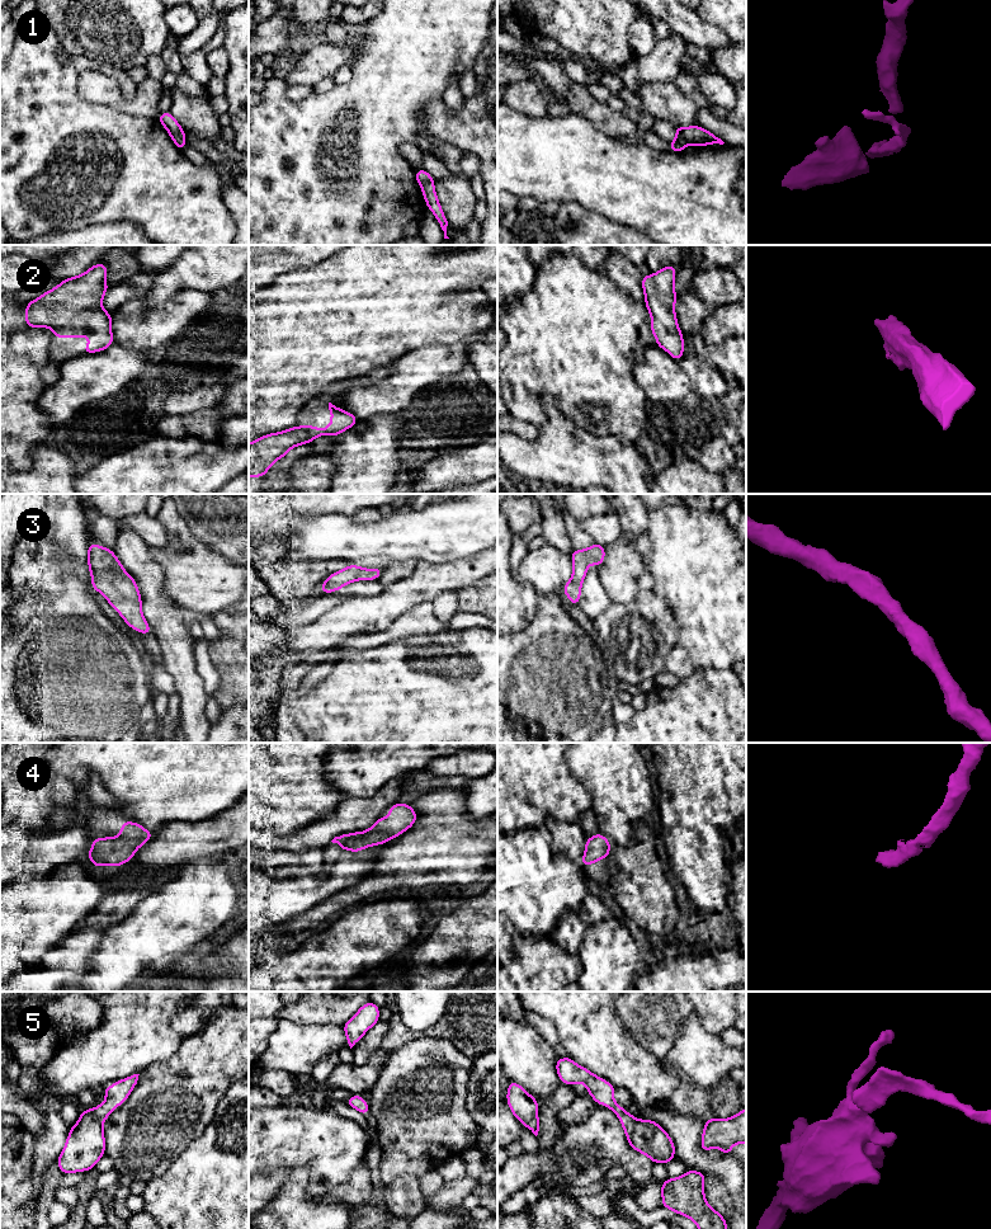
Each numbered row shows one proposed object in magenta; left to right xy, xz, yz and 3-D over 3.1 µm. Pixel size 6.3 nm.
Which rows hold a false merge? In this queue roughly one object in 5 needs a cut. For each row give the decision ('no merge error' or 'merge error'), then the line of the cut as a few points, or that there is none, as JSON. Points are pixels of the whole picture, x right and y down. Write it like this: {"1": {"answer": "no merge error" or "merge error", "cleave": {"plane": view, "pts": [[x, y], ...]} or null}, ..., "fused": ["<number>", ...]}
{"1": {"answer": "no merge error", "cleave": null}, "2": {"answer": "no merge error", "cleave": null}, "3": {"answer": "no merge error", "cleave": null}, "4": {"answer": "no merge error", "cleave": null}, "5": {"answer": "no merge error", "cleave": null}, "fused": []}

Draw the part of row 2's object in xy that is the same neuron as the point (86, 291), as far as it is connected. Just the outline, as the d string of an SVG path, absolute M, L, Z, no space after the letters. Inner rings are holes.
M100 262L89 268L84 274L62 279L62 282L44 292L38 298L27 303L24 317L27 328L51 328L53 338L77 338L84 334L90 339L90 345L82 345L82 354L105 350L114 343L110 330L113 315L102 309L104 293L110 286L105 283L107 265Z

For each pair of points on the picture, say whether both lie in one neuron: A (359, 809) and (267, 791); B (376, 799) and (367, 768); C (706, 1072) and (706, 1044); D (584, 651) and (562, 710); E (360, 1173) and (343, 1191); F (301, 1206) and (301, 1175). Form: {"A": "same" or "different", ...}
{"A": "different", "B": "different", "C": "same", "D": "same", "E": "same", "F": "same"}

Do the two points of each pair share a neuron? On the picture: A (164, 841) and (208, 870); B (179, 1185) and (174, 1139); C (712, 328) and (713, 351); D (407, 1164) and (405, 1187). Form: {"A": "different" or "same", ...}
{"A": "different", "B": "different", "C": "different", "D": "different"}

